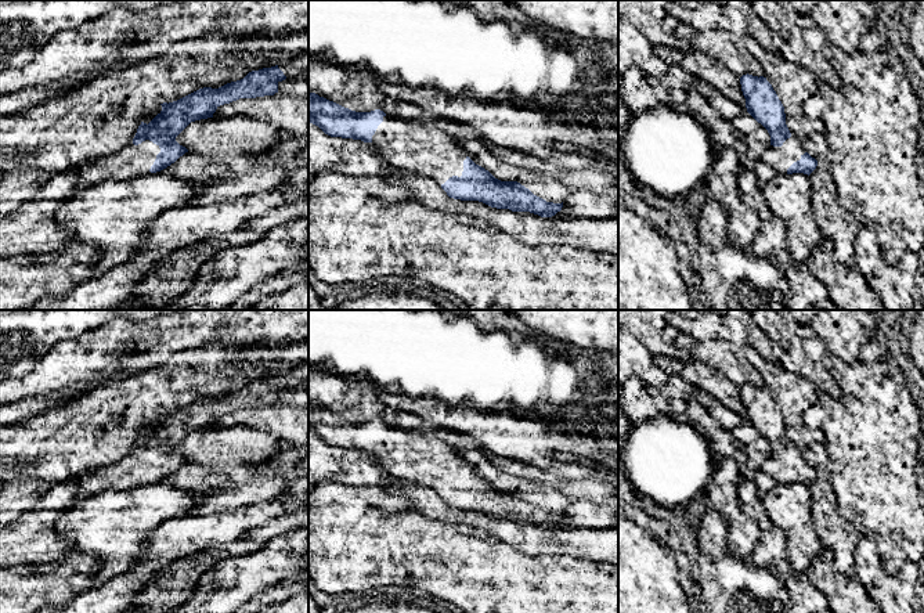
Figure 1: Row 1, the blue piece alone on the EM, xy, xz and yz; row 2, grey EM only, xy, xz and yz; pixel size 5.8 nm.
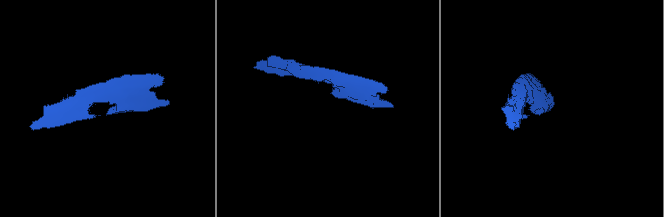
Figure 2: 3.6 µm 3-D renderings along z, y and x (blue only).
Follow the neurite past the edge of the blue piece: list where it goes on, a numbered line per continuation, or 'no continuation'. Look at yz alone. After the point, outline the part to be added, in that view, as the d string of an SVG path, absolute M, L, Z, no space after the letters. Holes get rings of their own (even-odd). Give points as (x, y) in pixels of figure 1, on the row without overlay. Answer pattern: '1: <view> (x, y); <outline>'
1: yz (780, 468); M791 444L782 457L766 455L759 470L775 479L776 484L786 484L787 479L805 464L804 451Z

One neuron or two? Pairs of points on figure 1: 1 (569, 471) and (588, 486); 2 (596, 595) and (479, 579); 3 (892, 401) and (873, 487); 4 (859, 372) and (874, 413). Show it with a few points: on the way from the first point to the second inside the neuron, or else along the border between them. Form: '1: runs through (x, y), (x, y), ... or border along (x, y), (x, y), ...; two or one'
1: border along (603, 480), (576, 479), (571, 482); two
2: runs through (567, 595), (508, 595); one
3: runs through (877, 422), (874, 429), (874, 467); one
4: runs through (869, 382), (874, 403); one

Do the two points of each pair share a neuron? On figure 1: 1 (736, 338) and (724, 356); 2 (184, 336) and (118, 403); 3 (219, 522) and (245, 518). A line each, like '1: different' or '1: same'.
1: different
2: different
3: same

